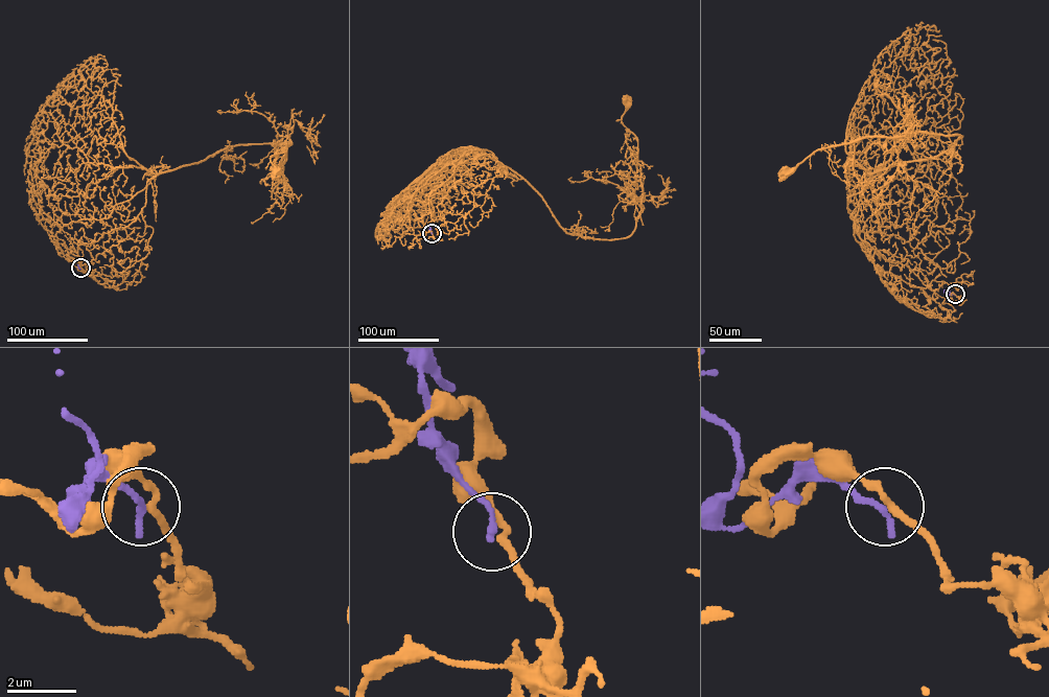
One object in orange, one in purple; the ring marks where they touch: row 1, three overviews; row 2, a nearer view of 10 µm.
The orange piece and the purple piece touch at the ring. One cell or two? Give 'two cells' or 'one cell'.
two cells

